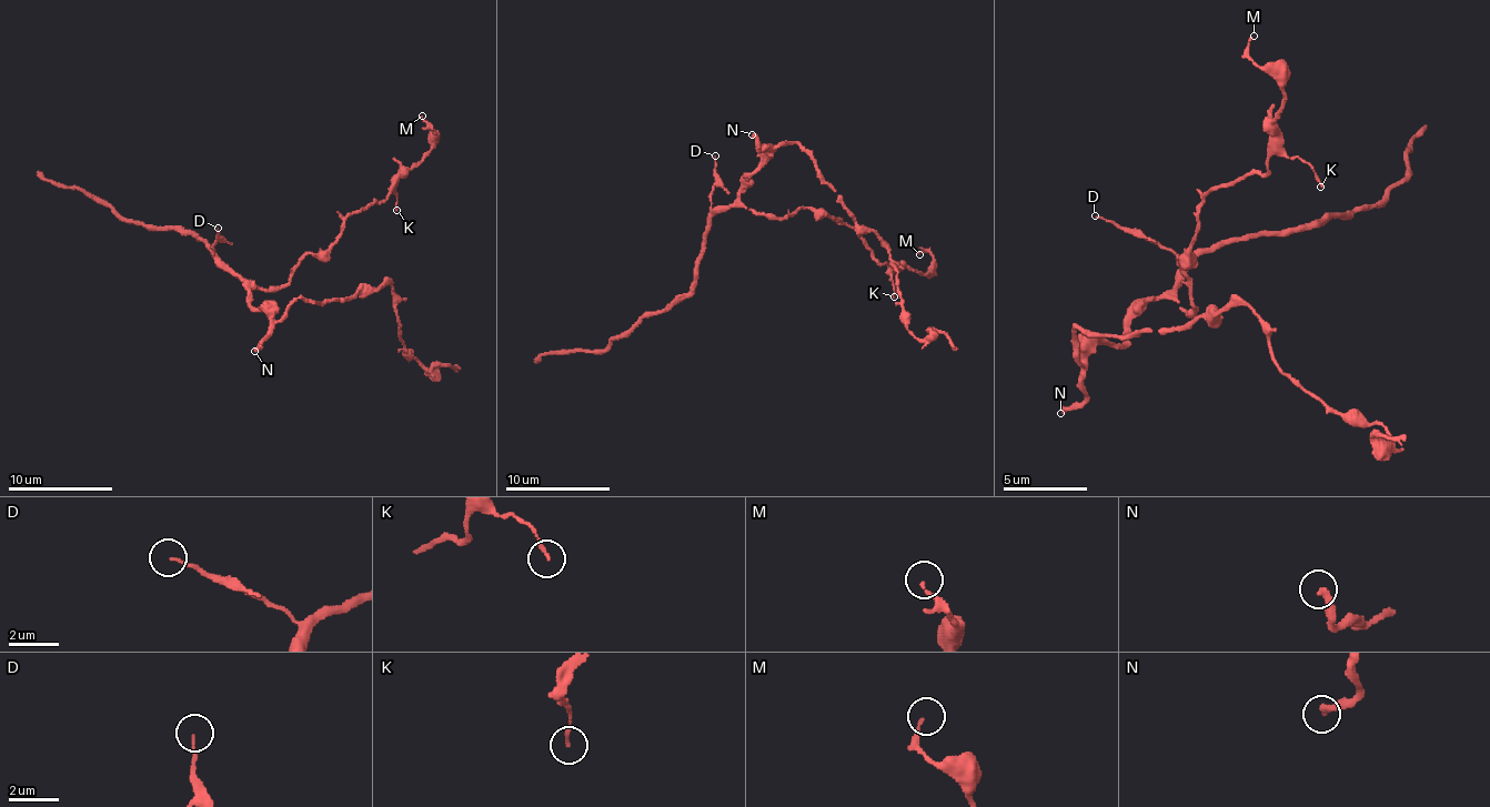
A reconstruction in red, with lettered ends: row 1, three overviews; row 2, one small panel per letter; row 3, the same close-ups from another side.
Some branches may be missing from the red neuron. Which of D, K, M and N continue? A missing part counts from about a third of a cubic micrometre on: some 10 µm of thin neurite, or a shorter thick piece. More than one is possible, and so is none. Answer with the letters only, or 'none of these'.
N

